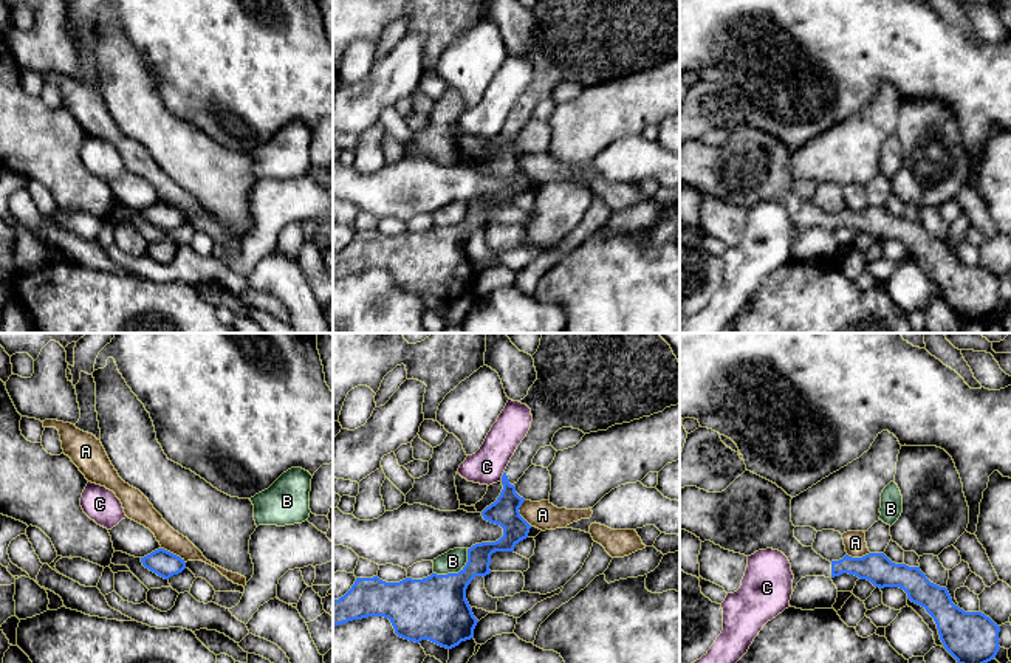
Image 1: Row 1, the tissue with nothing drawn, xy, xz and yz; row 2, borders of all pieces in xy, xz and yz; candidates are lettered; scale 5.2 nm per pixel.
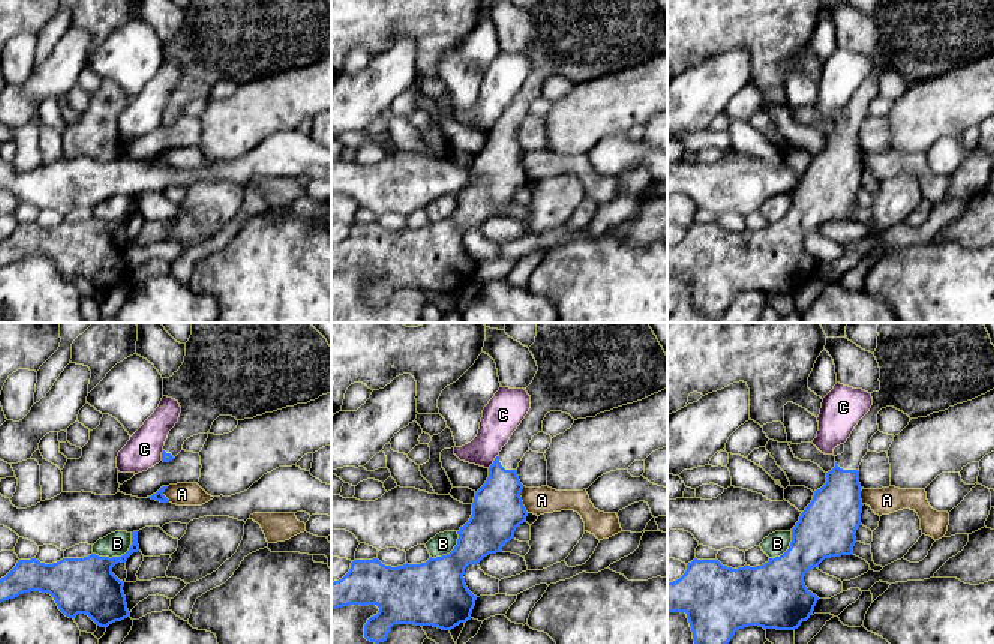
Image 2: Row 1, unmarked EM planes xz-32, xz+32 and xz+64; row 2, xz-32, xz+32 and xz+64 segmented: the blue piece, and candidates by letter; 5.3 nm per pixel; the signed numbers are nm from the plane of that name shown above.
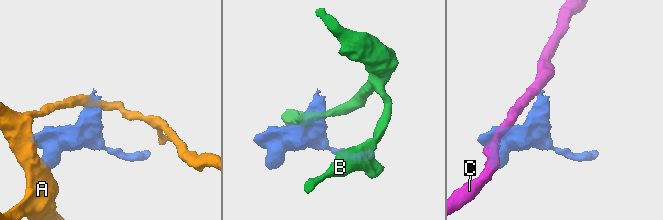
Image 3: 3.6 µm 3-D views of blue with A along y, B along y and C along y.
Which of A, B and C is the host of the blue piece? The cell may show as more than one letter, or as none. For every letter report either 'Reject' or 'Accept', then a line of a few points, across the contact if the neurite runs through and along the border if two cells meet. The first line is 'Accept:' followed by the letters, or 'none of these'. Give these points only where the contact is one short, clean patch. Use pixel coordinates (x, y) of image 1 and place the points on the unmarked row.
Accept: none of these
A: Reject. Line: xy (161, 200), (175, 206), (185, 216)
B: Reject. Line: xz (468, 202), (468, 214), (457, 225), (434, 226)
C: Reject. Line: xz (503, 124), (500, 132)

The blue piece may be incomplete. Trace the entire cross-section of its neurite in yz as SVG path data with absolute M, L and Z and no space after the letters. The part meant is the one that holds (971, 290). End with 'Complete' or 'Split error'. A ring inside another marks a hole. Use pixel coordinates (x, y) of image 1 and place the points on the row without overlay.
M746 122L721 146L680 141L680 181L701 195L711 194L745 209L766 201L782 204L794 228L793 245L805 229L835 231L842 226L879 242L900 240L934 271L944 302L958 318L972 321L994 313L1000 302L1000 279L989 270L965 265L952 256L948 242L930 235L920 220L895 217L884 206L824 212L794 191L791 152L776 136Z. Split error

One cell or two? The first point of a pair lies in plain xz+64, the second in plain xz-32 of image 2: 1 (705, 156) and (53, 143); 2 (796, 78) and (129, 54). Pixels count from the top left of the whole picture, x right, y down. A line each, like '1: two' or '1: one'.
1: two
2: one

